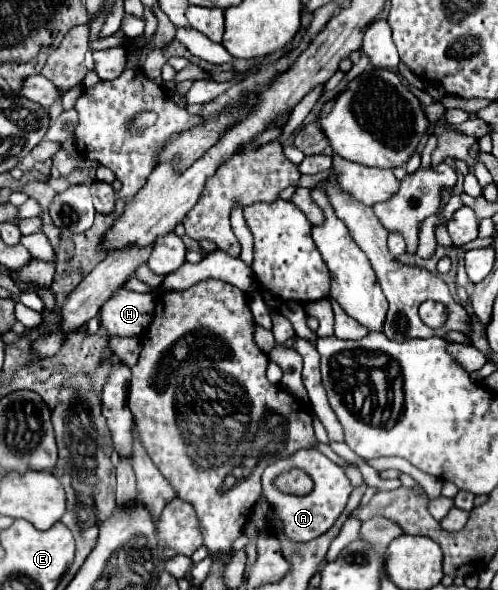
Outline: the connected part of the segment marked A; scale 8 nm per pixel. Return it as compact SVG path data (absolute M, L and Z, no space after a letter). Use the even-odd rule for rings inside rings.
M316 448L314 450L298 450L298 452L294 452L292 458L276 460L270 466L266 466L266 470L262 474L262 496L268 500L272 510L278 514L278 518L282 522L282 532L292 542L310 542L310 540L322 536L324 532L328 532L334 526L334 522L340 518L340 514L344 512L350 494L352 494L352 484L346 478L344 470L340 466L336 466L332 460L328 460ZM290 468L302 468L304 472L308 472L312 476L314 490L306 498L292 498L292 496L280 494L276 490L274 478L280 472L290 470Z

